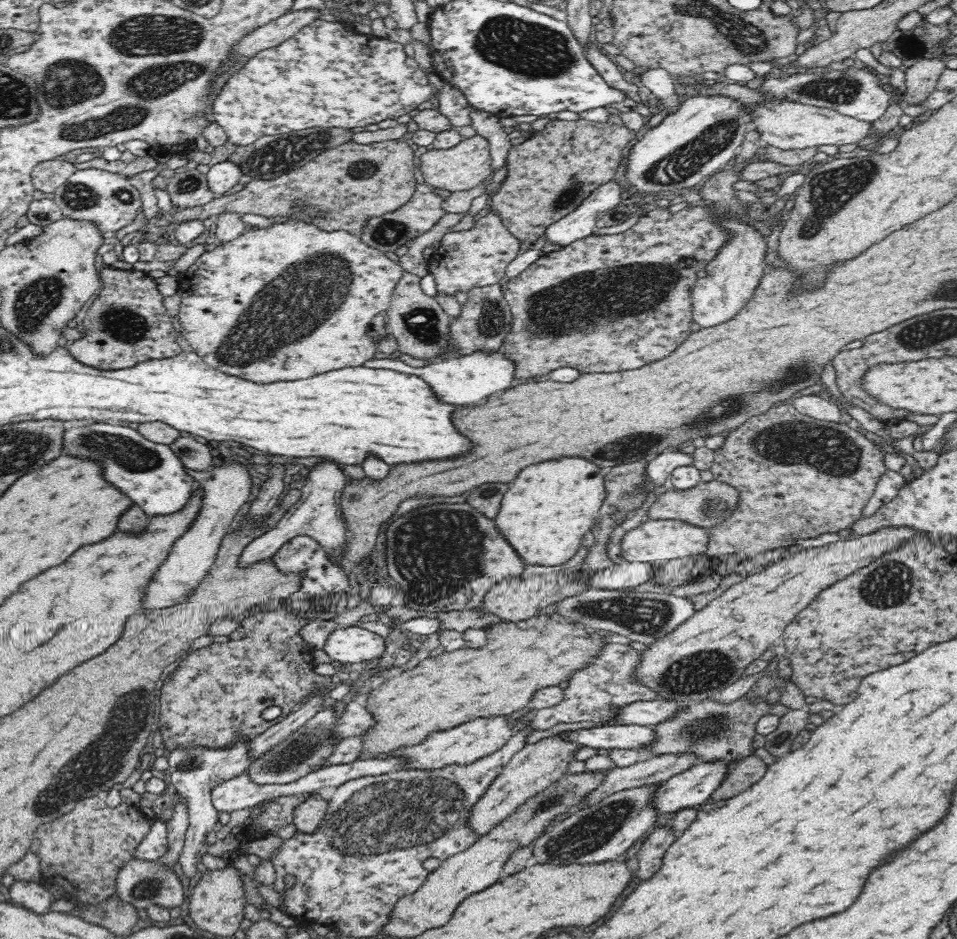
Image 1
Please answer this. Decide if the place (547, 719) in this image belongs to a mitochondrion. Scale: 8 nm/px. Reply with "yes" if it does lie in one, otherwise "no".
no

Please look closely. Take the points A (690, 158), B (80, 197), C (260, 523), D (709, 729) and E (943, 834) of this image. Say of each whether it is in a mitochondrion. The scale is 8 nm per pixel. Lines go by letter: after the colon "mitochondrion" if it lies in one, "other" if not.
A: mitochondrion
B: mitochondrion
C: other
D: mitochondrion
E: other

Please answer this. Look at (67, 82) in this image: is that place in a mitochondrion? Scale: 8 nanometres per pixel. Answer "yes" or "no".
yes

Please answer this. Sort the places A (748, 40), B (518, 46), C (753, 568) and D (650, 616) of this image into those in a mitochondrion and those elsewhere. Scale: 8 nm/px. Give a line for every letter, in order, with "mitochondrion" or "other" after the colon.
A: mitochondrion
B: mitochondrion
C: other
D: mitochondrion

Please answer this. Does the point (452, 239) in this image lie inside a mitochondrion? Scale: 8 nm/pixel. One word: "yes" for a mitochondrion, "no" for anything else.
no

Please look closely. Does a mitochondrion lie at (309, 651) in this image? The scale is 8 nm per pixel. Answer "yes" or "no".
no

